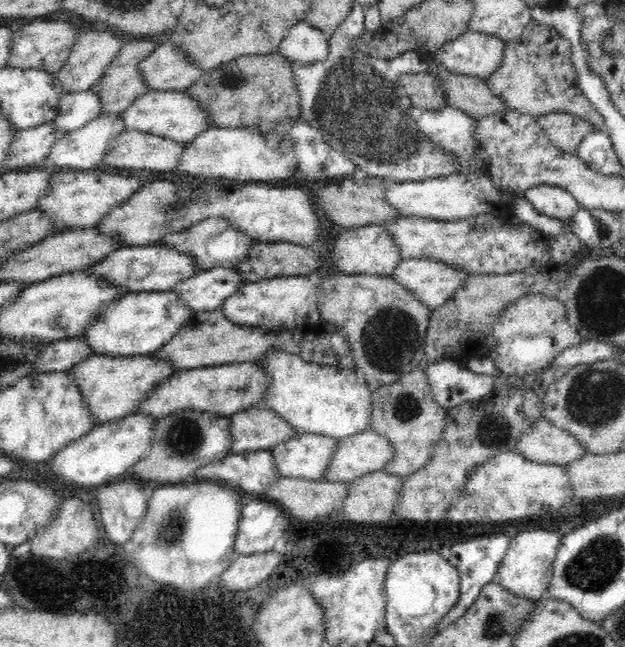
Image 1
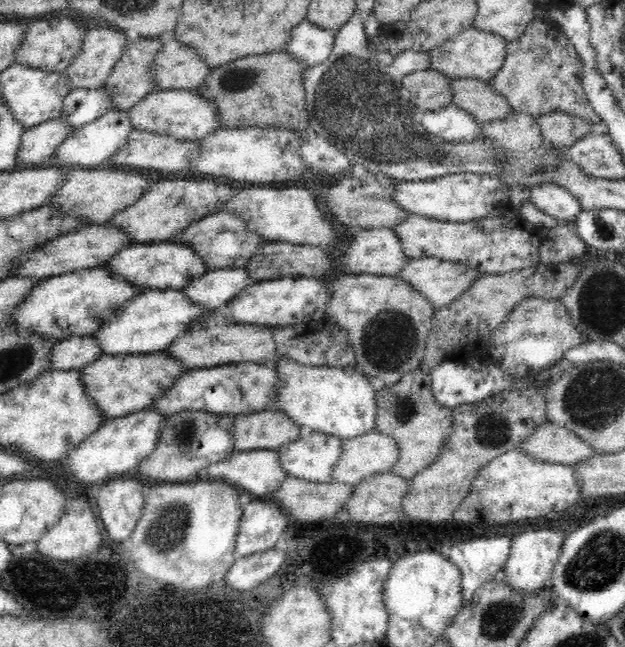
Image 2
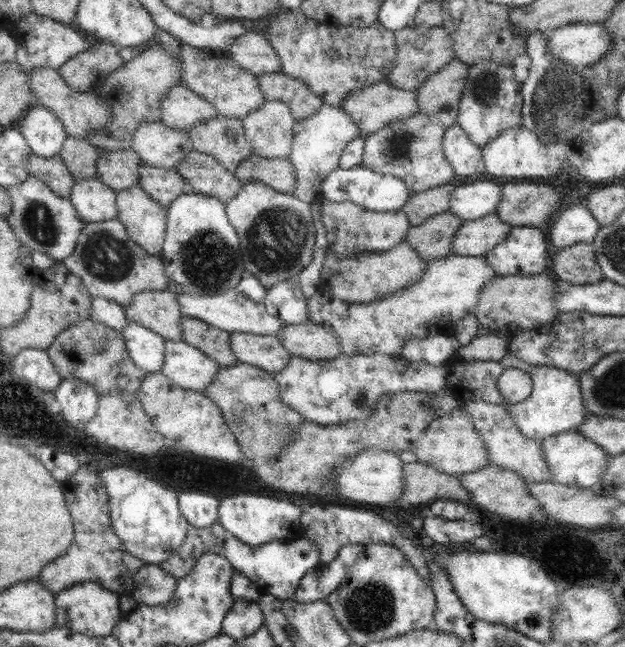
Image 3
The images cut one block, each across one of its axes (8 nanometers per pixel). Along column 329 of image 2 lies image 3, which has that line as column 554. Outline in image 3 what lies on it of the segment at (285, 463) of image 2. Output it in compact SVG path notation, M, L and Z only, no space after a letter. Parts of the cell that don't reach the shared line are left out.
M576 430L566 433L558 433L541 442L542 454L546 458L546 464L552 470L552 482L583 489L595 488L602 480L602 471L608 465L608 454L596 446L590 438L582 436Z

